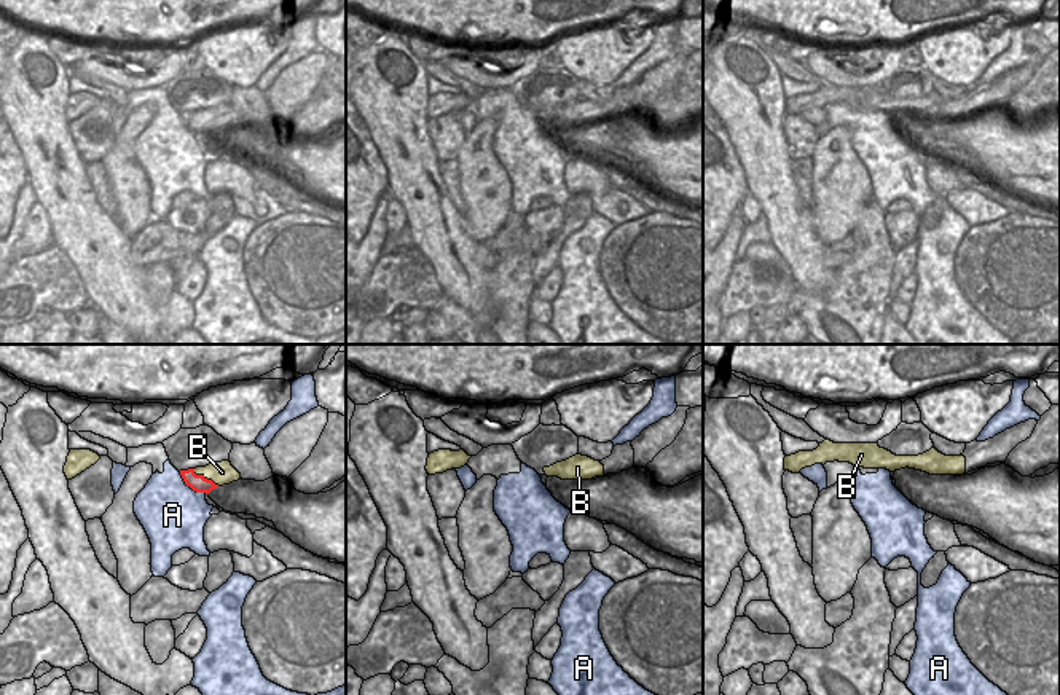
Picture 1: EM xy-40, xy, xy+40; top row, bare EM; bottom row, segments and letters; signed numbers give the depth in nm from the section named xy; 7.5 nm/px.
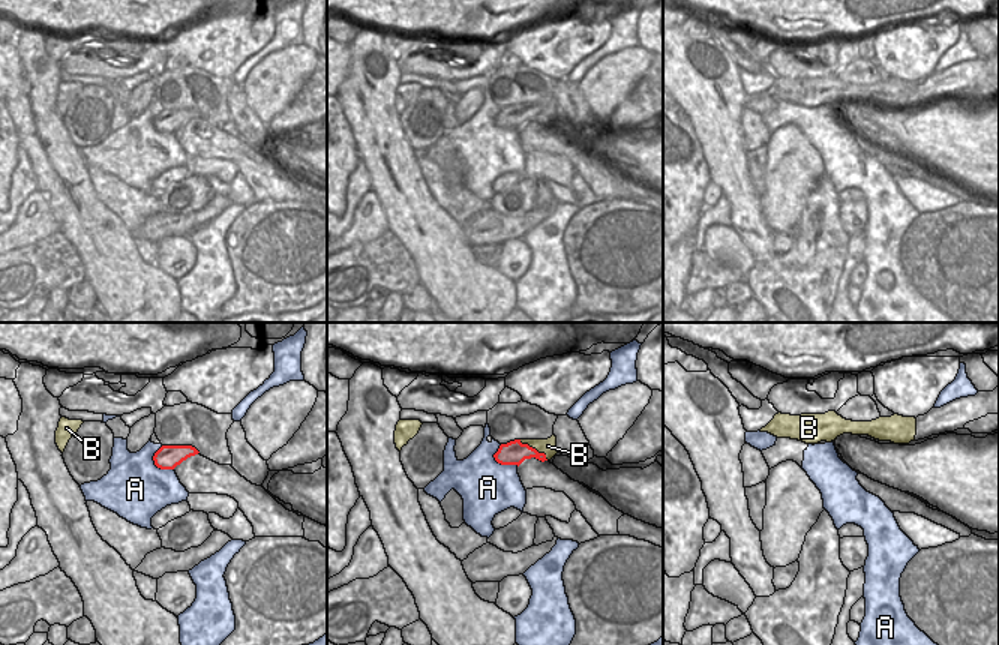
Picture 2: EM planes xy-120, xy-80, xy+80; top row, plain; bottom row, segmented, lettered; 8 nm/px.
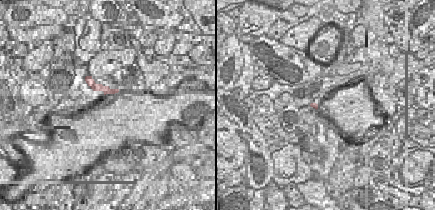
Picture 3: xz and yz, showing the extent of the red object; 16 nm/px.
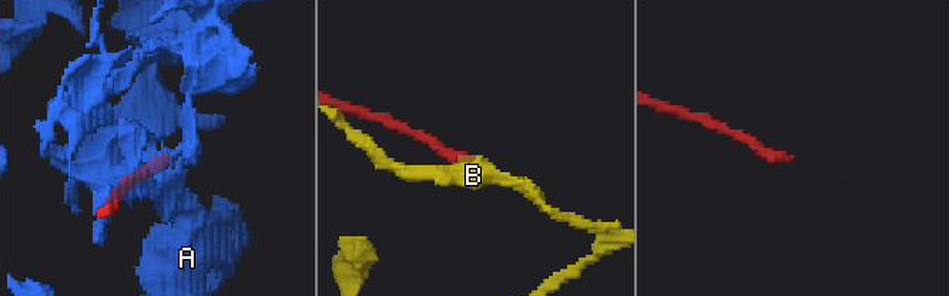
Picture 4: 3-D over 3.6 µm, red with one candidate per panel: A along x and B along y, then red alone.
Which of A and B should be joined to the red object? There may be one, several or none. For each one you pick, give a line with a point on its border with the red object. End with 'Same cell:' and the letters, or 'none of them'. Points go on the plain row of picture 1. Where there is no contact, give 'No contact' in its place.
Same cell: none of them

